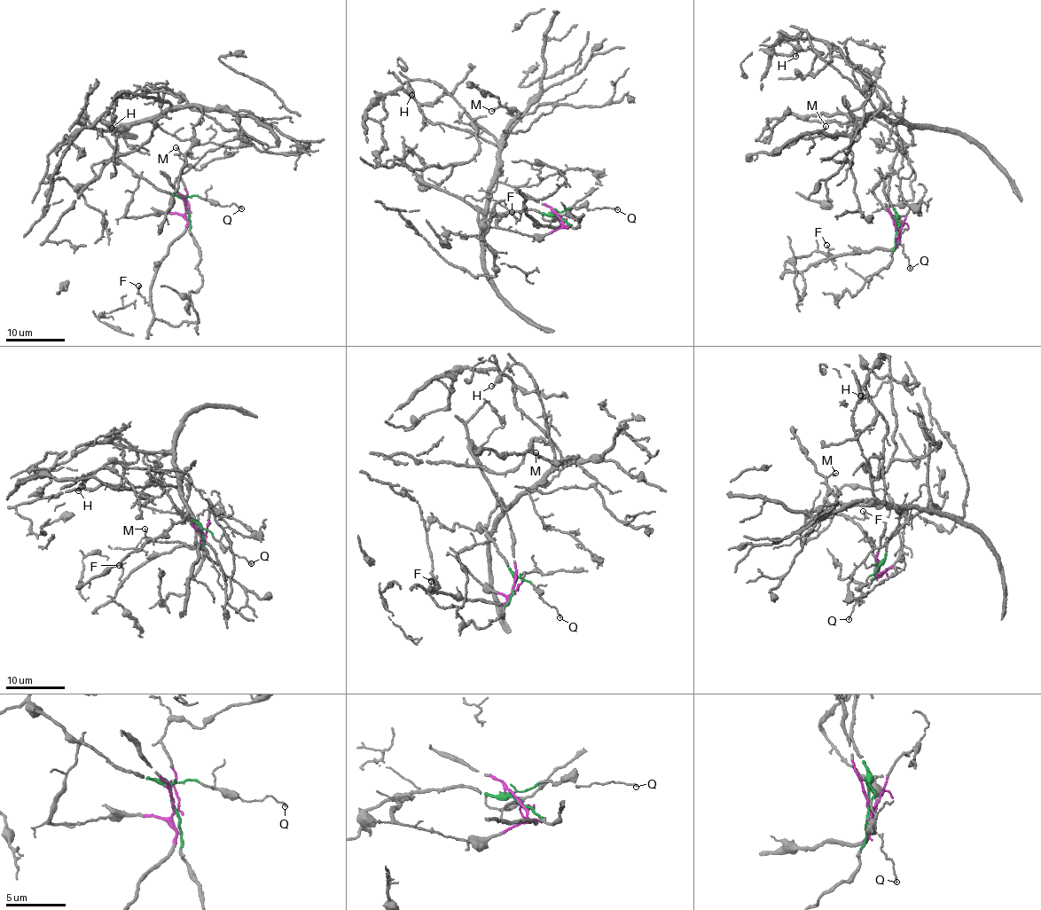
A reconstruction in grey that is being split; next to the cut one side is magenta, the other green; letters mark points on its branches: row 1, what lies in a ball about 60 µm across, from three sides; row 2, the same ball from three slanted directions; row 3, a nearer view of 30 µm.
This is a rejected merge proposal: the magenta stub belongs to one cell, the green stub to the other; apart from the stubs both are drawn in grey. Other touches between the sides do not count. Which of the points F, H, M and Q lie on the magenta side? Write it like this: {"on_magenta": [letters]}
{"on_magenta": ["F"]}

